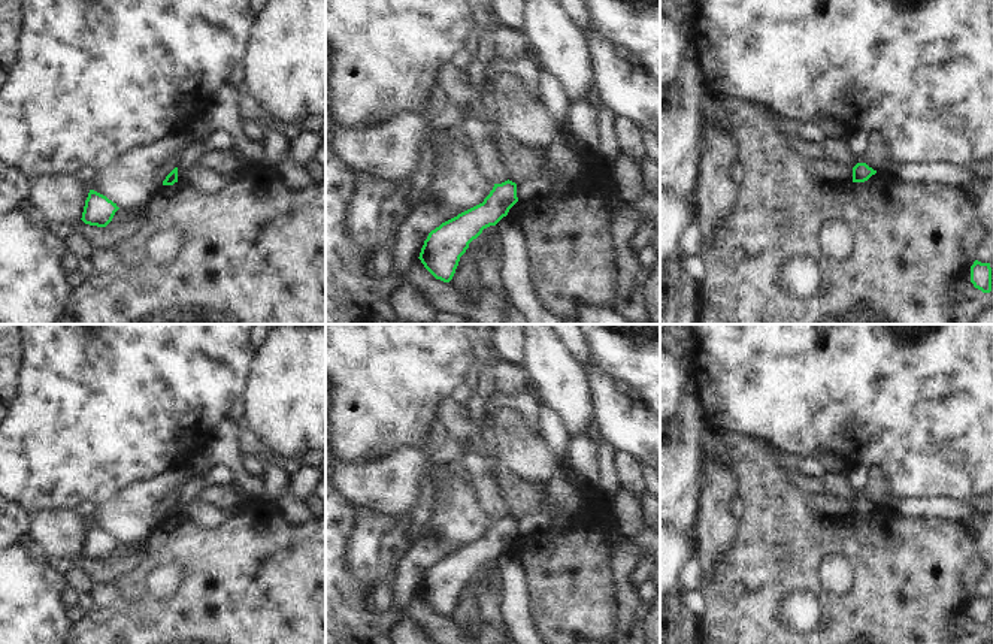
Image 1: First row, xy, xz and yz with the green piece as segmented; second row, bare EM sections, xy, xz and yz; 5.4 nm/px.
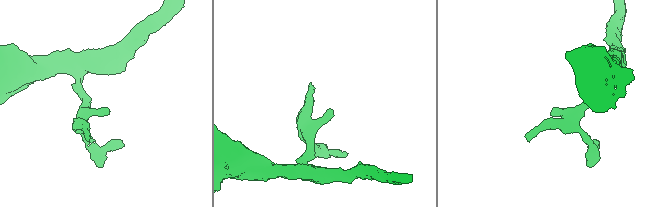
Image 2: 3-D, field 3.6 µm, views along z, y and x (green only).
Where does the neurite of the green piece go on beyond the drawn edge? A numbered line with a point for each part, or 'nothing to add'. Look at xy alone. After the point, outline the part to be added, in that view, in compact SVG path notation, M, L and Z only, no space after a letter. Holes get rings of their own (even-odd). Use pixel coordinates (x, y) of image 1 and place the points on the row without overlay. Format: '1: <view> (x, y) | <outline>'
nothing to add

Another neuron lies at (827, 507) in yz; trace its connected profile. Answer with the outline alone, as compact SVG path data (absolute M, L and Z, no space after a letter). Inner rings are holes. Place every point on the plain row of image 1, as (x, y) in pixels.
M805 493L808 508L823 520L853 515L853 502L829 493Z

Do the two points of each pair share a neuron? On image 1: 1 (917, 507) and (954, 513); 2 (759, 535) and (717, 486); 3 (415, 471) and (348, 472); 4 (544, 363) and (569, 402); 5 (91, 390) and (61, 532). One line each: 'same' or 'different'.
1: same
2: different
3: same
4: same
5: different

